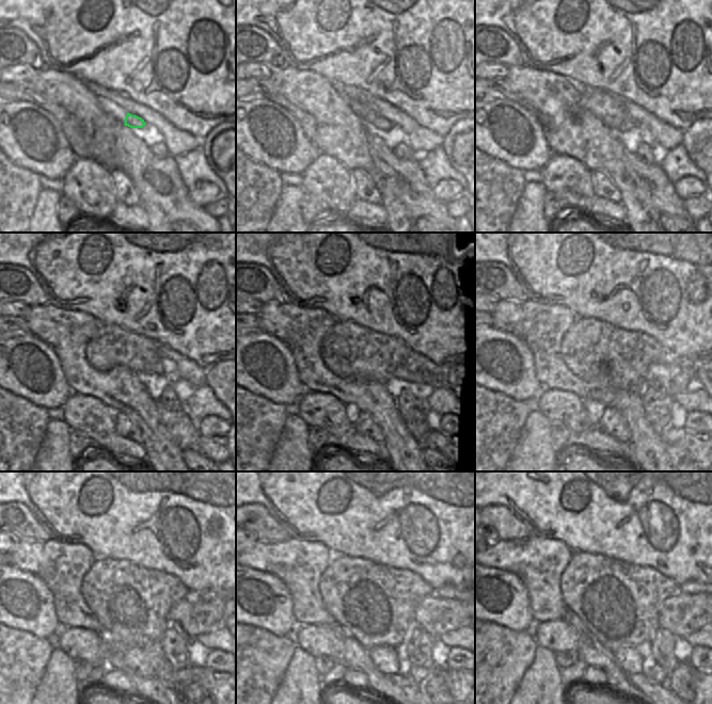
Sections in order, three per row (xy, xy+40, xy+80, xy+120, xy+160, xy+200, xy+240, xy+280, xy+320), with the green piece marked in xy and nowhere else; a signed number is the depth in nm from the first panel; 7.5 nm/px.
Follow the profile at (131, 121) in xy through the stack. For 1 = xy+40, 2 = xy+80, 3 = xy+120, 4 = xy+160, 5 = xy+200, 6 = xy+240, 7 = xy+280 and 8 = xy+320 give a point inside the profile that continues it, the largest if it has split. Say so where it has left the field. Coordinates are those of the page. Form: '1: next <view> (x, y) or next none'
1: next xy+40 (380, 123)
2: next xy+80 (629, 123)
3: next xy+120 (167, 367)
4: next xy+160 (410, 372)
5: next xy+200 (671, 378)
6: next xy+240 (195, 617)
7: next xy+280 (438, 616)
8: next xy+320 (681, 614)

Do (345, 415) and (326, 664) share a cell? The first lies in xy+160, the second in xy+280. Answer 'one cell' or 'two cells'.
two cells

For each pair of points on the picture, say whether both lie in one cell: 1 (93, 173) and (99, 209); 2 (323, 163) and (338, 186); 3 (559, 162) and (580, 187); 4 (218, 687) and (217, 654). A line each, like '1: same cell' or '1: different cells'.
1: same cell
2: same cell
3: same cell
4: different cells

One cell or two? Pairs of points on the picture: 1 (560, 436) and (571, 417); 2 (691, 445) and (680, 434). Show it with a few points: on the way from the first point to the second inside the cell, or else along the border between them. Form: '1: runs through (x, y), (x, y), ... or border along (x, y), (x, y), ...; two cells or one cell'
1: border along (550, 421), (559, 421), (571, 434); two cells
2: runs through (689, 443), (682, 436); one cell

